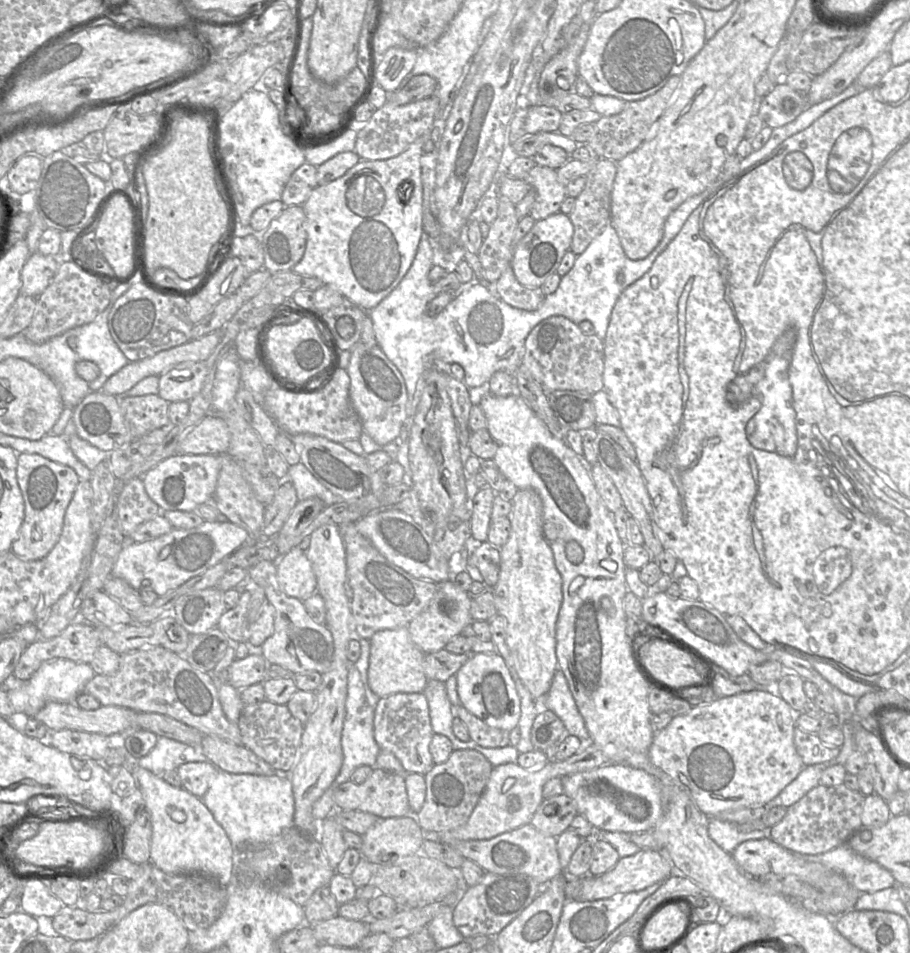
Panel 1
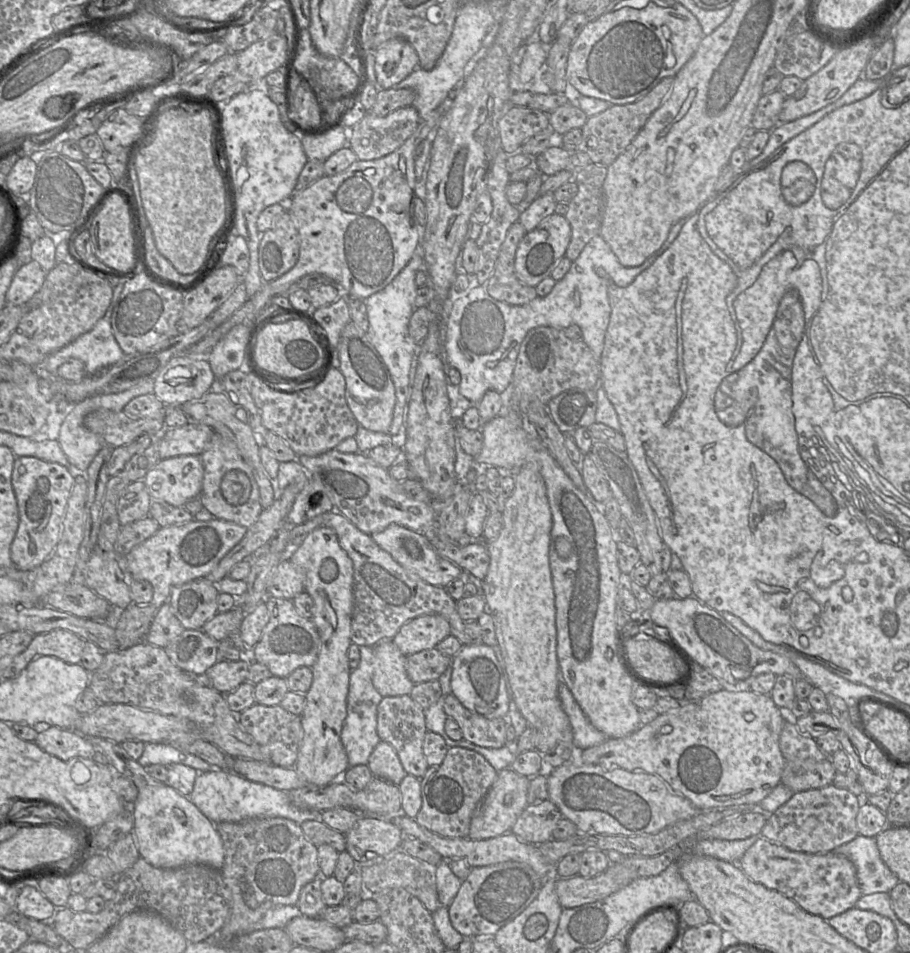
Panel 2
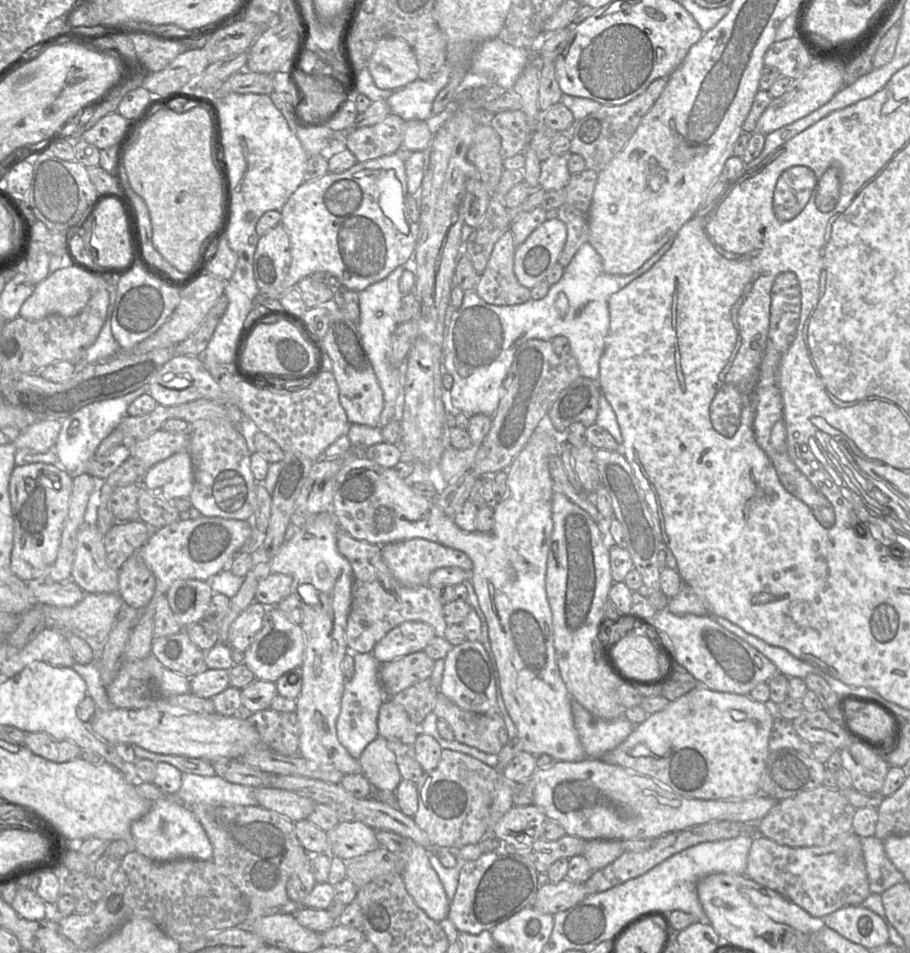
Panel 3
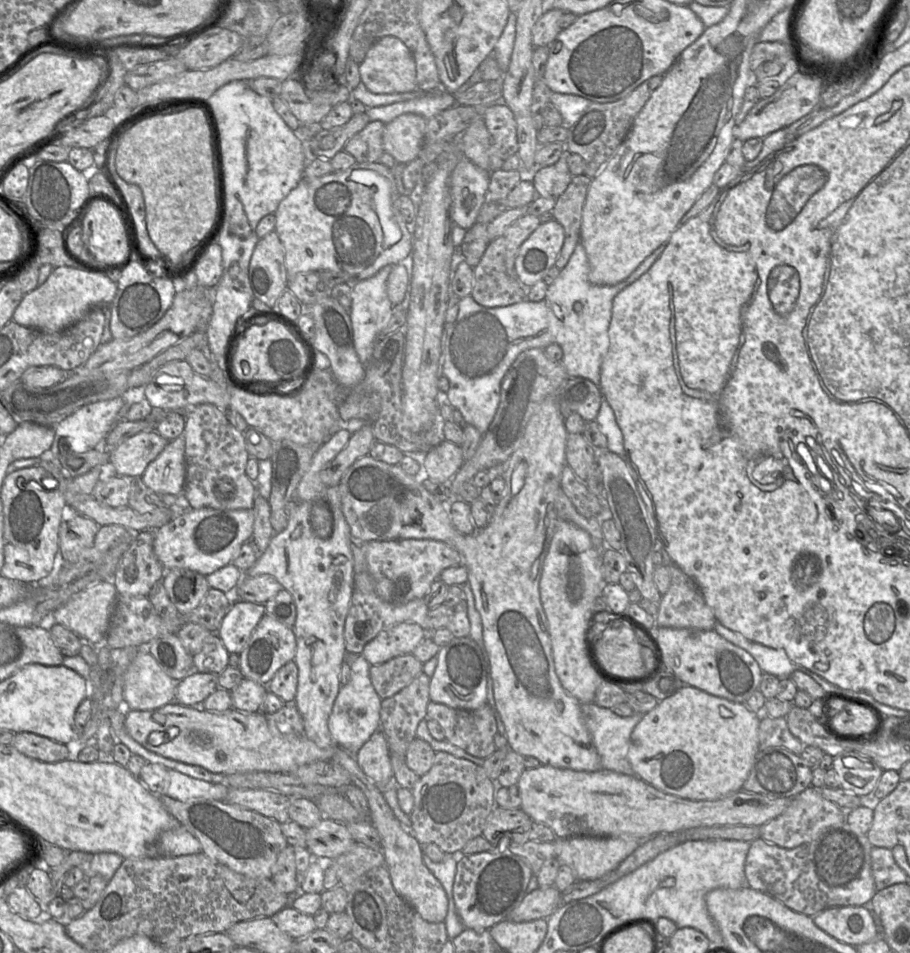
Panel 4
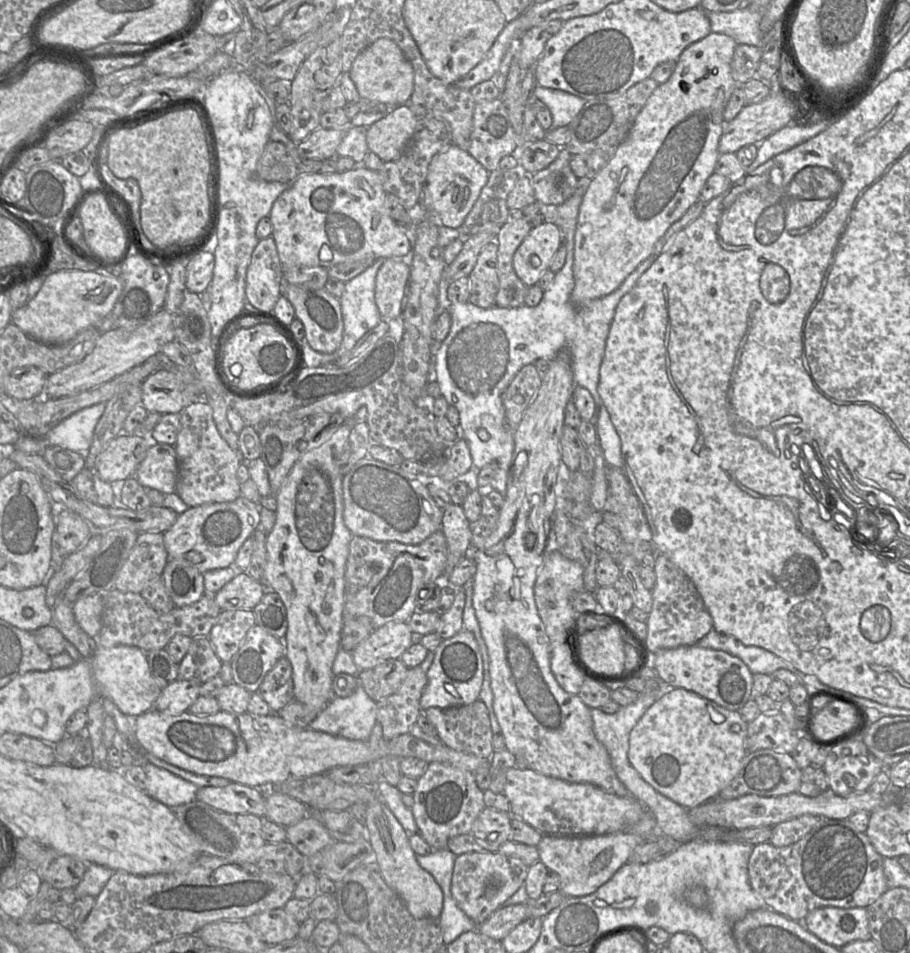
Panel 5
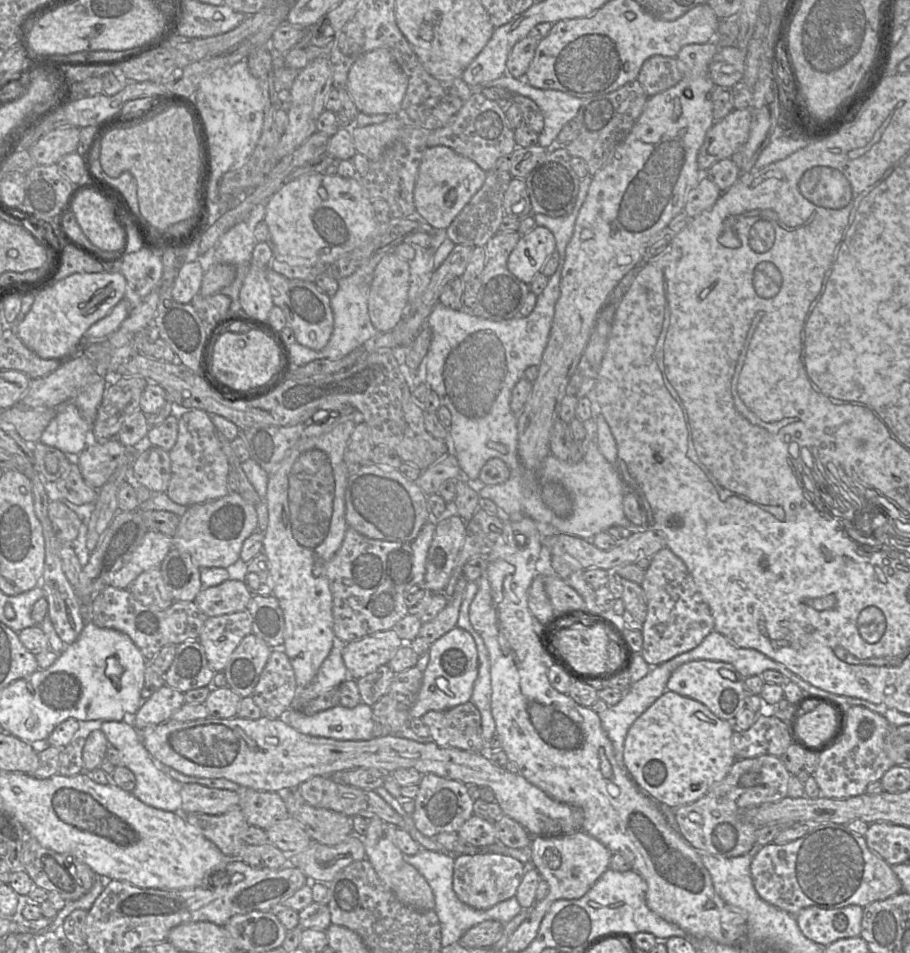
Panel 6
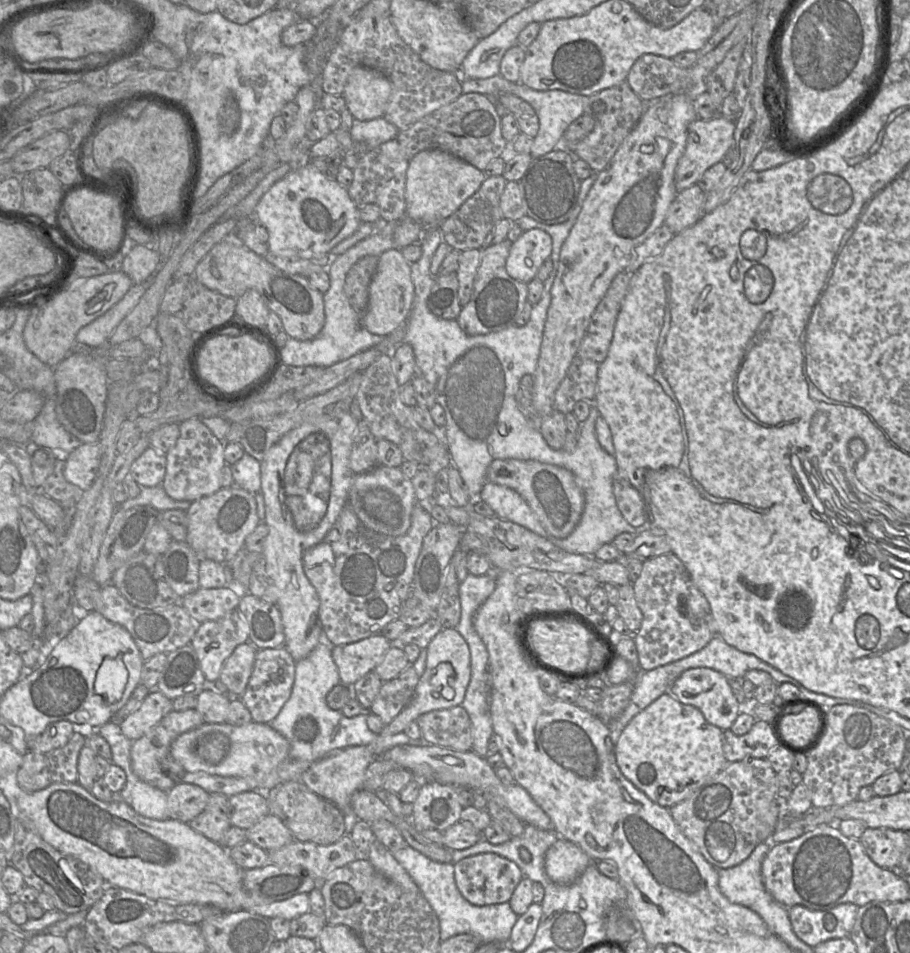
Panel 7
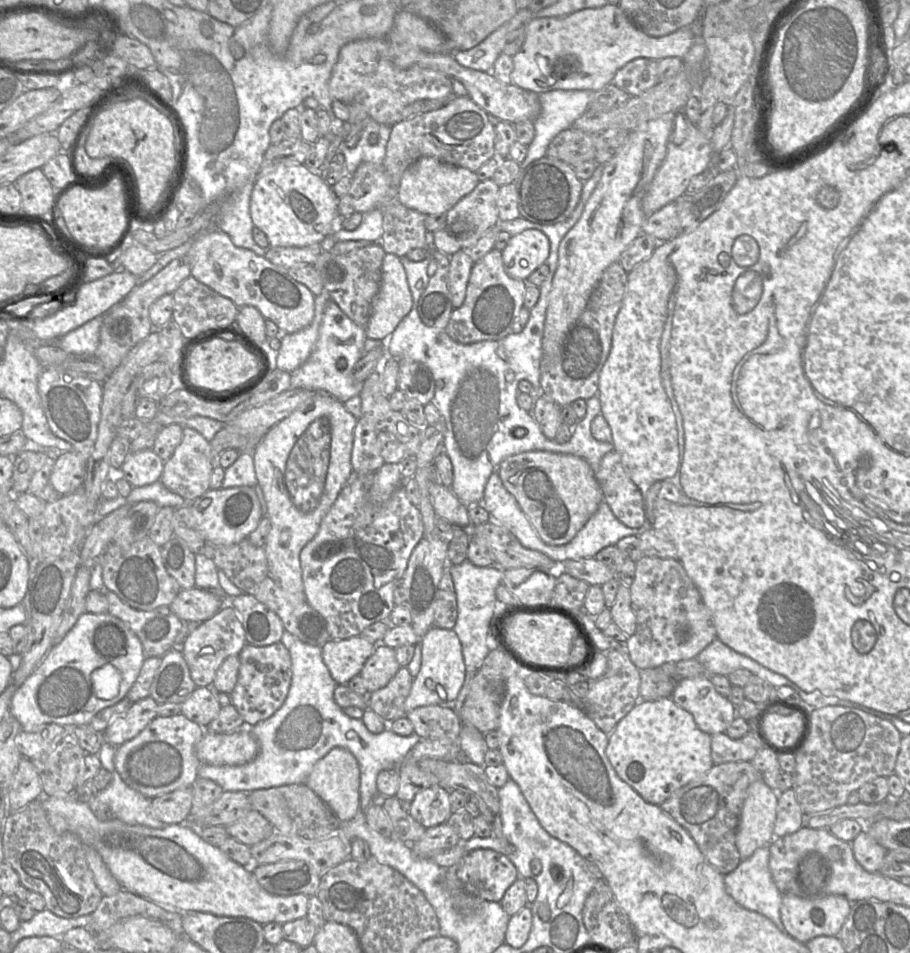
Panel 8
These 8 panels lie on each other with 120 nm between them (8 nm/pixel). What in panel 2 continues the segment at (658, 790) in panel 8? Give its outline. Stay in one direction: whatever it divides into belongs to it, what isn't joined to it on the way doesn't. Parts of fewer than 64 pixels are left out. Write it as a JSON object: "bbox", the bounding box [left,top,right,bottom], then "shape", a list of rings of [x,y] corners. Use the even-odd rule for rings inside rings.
{"bbox":[576,688,788,811],"shape":[[[731,688],[708,694],[695,701],[682,701],[677,709],[671,709],[666,713],[659,714],[652,722],[641,725],[634,732],[621,738],[608,738],[604,743],[577,752],[576,759],[582,764],[600,765],[603,768],[620,767],[628,771],[644,771],[654,774],[664,780],[674,792],[688,799],[698,810],[708,811],[712,809],[723,809],[736,805],[757,806],[779,783],[785,767],[784,759],[780,747],[779,736],[782,726],[788,715],[780,709],[773,701],[772,697],[765,694],[757,694],[748,688]]]}

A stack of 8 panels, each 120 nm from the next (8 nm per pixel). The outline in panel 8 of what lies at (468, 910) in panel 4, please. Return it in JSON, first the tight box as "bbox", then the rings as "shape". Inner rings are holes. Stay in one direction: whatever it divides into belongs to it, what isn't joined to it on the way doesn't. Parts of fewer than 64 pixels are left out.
{"bbox":[454,849,519,902],"shape":[[[475,849],[454,869],[454,876],[473,899],[500,902],[519,872],[506,855]]]}

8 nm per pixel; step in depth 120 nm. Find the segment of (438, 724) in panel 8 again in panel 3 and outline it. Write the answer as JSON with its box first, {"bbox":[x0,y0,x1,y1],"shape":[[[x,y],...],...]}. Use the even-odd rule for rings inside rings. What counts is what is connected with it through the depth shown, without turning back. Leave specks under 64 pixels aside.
{"bbox":[432,692,506,755],"shape":[[[440,692],[432,712],[440,720],[445,720],[450,725],[457,742],[495,755],[497,755],[504,746],[499,740],[499,730],[500,728],[506,728],[506,725],[500,713],[479,714],[464,710]]]}

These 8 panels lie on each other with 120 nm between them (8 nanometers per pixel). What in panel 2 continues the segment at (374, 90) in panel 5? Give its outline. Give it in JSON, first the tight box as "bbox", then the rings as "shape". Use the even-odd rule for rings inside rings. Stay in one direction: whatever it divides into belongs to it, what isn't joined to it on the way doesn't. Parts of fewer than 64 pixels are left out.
{"bbox":[375,39,419,89],"shape":[[[390,39],[375,50],[375,75],[382,89],[390,89],[419,67],[413,46],[403,39]]]}

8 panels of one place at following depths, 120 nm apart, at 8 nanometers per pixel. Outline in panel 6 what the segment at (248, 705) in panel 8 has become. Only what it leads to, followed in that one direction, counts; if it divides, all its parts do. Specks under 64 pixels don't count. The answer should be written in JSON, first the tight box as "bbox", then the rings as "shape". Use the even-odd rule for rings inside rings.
{"bbox":[251,644,296,719],"shape":[[[283,644],[272,650],[251,697],[263,717],[277,719],[290,708],[296,689],[294,670]]]}

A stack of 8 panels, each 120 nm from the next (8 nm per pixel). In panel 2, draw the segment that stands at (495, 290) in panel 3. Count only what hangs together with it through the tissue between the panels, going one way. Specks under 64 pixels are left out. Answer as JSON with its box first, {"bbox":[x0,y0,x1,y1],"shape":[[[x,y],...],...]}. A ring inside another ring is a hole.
{"bbox":[481,221,538,305],"shape":[[[519,221],[511,225],[500,247],[493,274],[481,285],[492,298],[511,305],[524,305],[538,296],[535,287],[523,285],[515,275],[516,251],[526,233]]]}

